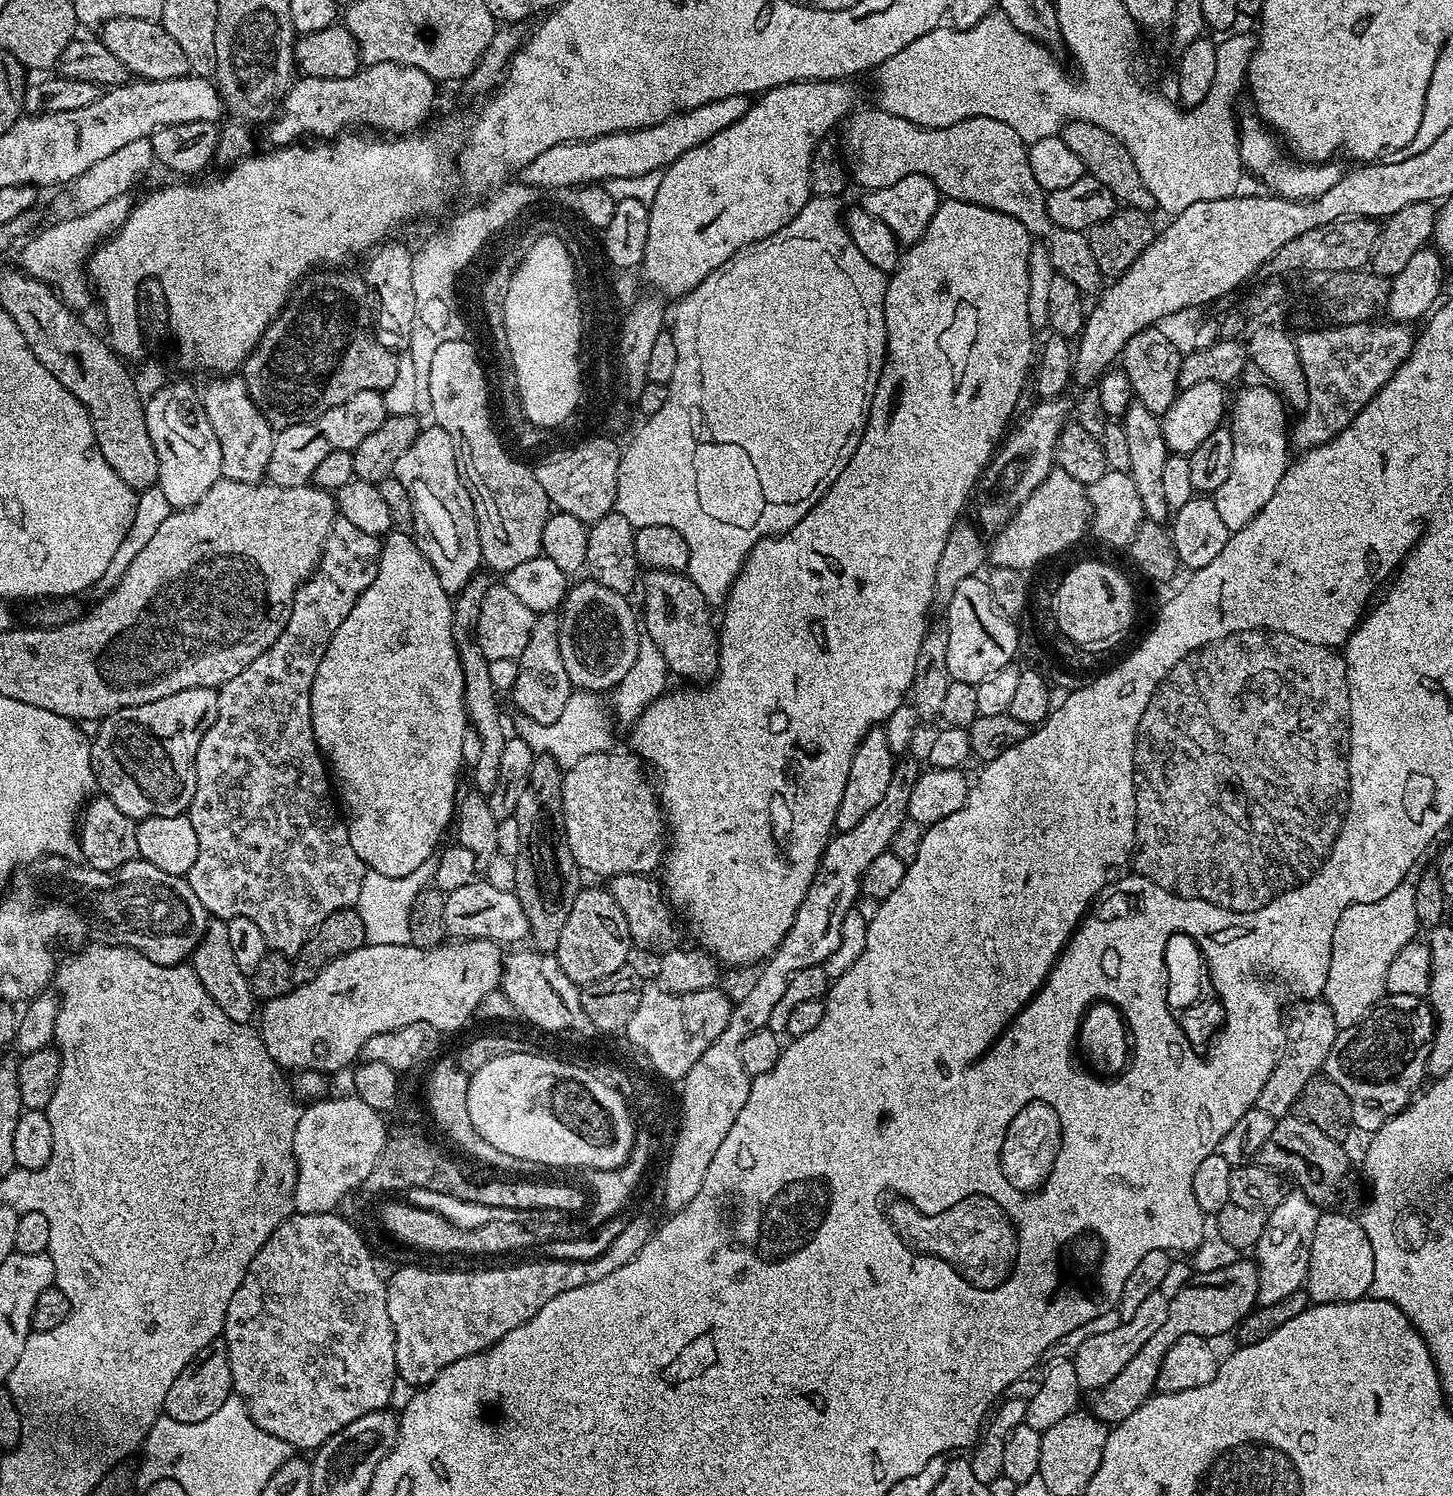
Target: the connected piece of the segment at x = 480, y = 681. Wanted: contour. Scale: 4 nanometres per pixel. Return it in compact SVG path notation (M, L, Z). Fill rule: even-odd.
M484 574L474 575L470 582L466 582L466 586L462 586L460 592L455 593L452 602L452 633L464 675L464 709L468 712L474 736L476 732L477 738L480 739L480 753L477 754L476 765L472 768L471 787L485 794L492 792L498 782L498 762L502 758L502 746L506 739L504 728L500 725L500 710L496 706L498 691L491 685L489 661L482 654L482 646L478 646L476 637L482 598L486 598L486 590L489 587L490 580L487 580Z

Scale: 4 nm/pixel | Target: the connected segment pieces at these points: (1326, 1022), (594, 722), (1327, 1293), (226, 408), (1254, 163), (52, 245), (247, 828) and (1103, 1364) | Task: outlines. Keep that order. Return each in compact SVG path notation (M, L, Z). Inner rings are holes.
M1323 999L1297 1003L1291 1009L1290 1019L1286 1024L1286 1039L1280 1058L1270 1078L1266 1078L1266 1086L1262 1086L1262 1094L1258 1094L1255 1107L1275 1118L1289 1115L1295 1109L1296 1099L1302 1094L1306 1082L1321 1075L1324 1059L1330 1054L1330 1046L1334 1046L1337 1031L1334 1014Z
M573 691L557 720L544 724L521 717L515 733L519 739L526 741L533 753L549 756L567 770L587 754L607 752L613 747L610 722L601 700L603 699L597 693Z
M1338 1212L1321 1213L1316 1220L1308 1255L1305 1291L1317 1304L1348 1303L1365 1299L1374 1278L1374 1250L1365 1228L1354 1216Z
M236 374L212 378L212 381L202 388L202 399L206 418L210 418L210 427L218 437L218 446L222 449L221 477L247 484L261 483L268 471L274 430L250 398L246 382Z
M1255 114L1241 115L1238 120L1240 134L1240 162L1265 184L1269 193L1287 200L1311 200L1313 196L1326 194L1334 182L1342 175L1342 168L1336 162L1310 164L1293 158L1286 151L1285 145L1274 135L1271 128Z
M131 195L119 196L106 202L106 206L98 206L98 210L90 210L90 214L71 216L69 220L57 219L56 224L50 225L45 232L36 232L24 244L29 243L20 252L19 267L33 279L55 290L68 308L81 310L91 300L93 303L94 292L86 275L86 265L101 243L115 236L116 231L127 222L134 207L132 199Z
M337 518L328 531L328 537L320 549L320 560L312 575L297 588L292 607L288 610L288 621L284 623L282 634L278 634L276 641L265 652L258 654L242 674L230 678L230 682L221 684L218 689L218 718L210 726L210 730L204 732L202 742L198 746L196 755L196 789L194 798L187 810L188 821L194 826L194 834L198 834L198 858L194 858L194 866L190 866L187 874L188 885L194 894L198 894L198 902L208 911L209 917L219 918L225 922L233 920L235 916L250 918L262 930L262 938L266 938L269 949L280 952L284 956L294 958L302 950L302 946L310 938L310 934L334 910L353 908L358 902L358 893L362 890L362 878L365 874L364 863L358 854L354 854L354 846L350 846L350 834L348 825L338 815L338 804L334 799L333 789L330 787L330 773L326 767L326 761L320 754L320 748L314 738L314 726L310 714L310 694L314 686L314 674L318 674L318 662L322 662L322 654L326 654L326 646L330 638L334 638L334 630L342 626L342 618L350 614L350 610L356 605L356 600L374 582L374 574L378 568L381 541L375 536L358 530L351 522L343 518Z
M1160 1291L1150 1294L1150 1298L1145 1298L1142 1306L1134 1310L1134 1318L1121 1320L1120 1324L1114 1326L1114 1330L1109 1330L1107 1334L1094 1334L1079 1341L1071 1362L1074 1374L1078 1374L1081 1389L1099 1390L1105 1388L1114 1378L1118 1378L1118 1374L1126 1370L1126 1362L1130 1362L1130 1358L1134 1358L1134 1354L1138 1354L1138 1350L1142 1350L1142 1346L1150 1342L1151 1336L1158 1334L1162 1322L1166 1322L1168 1302L1169 1297L1162 1295Z

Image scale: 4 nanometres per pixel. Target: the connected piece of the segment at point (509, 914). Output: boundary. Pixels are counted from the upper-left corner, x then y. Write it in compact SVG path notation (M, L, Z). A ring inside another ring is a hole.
M477 878L471 884L447 893L444 897L442 918L444 931L452 938L493 940L501 946L529 939L526 913L522 910L522 902L518 902L515 891L498 890L484 878Z

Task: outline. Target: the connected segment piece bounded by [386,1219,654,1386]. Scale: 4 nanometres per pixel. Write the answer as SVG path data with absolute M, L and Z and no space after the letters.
M636 1220L627 1231L615 1234L609 1240L606 1252L599 1254L598 1258L585 1261L581 1264L536 1264L535 1267L517 1268L512 1271L481 1273L480 1275L436 1275L430 1272L413 1271L408 1266L402 1266L391 1277L387 1277L388 1309L390 1322L394 1326L394 1358L396 1359L396 1375L401 1381L412 1386L423 1386L446 1366L458 1362L458 1358L466 1358L470 1354L478 1354L490 1346L494 1346L510 1330L522 1326L550 1298L562 1294L566 1290L574 1290L574 1286L582 1286L590 1282L598 1282L598 1278L606 1278L606 1274L614 1274L618 1266L626 1266L630 1258L646 1246L652 1237L654 1224L649 1220Z

